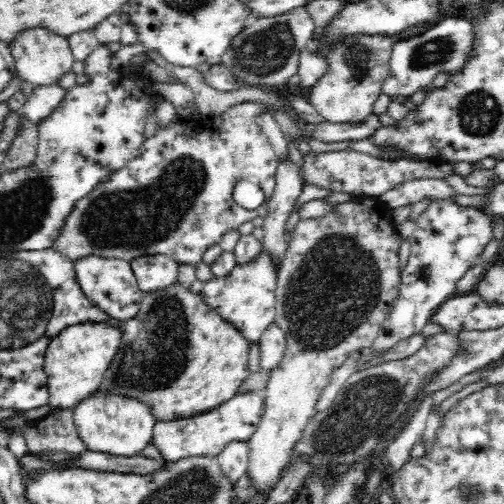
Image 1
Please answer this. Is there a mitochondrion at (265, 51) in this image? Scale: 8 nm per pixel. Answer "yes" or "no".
yes

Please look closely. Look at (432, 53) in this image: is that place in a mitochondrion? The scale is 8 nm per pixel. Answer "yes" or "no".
yes

